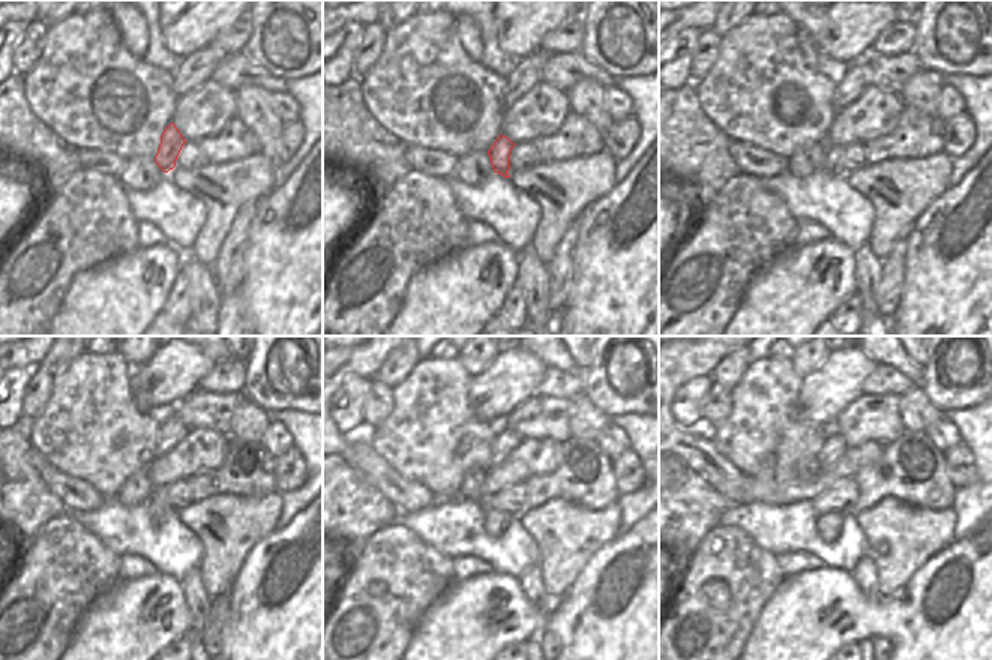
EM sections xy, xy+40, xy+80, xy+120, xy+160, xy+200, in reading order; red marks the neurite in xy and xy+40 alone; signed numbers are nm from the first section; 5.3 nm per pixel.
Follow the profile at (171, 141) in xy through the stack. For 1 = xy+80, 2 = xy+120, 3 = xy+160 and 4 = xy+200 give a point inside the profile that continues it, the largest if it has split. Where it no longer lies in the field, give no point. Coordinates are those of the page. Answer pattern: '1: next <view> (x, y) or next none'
1: next xy+80 (833, 161)
2: next xy+120 (156, 503)
3: next xy+160 (496, 522)
4: next xy+200 (830, 524)

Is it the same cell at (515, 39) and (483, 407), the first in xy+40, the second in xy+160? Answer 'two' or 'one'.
one

